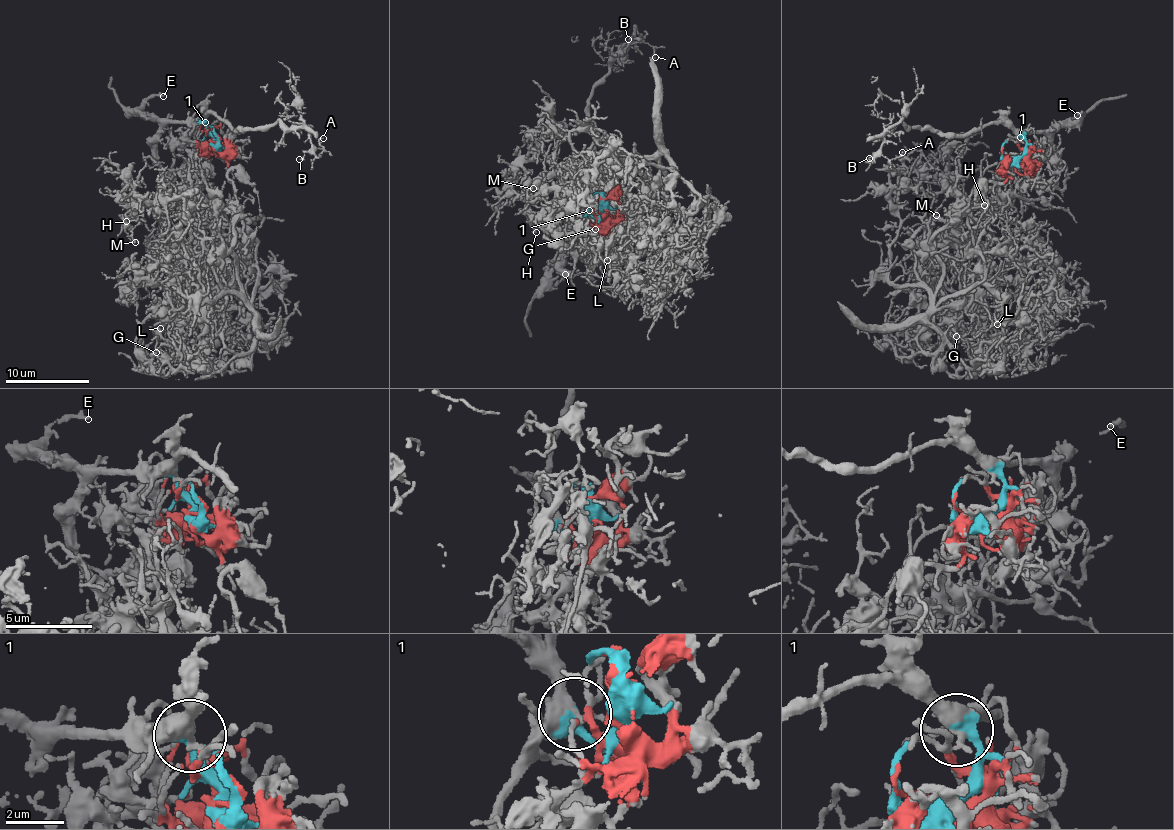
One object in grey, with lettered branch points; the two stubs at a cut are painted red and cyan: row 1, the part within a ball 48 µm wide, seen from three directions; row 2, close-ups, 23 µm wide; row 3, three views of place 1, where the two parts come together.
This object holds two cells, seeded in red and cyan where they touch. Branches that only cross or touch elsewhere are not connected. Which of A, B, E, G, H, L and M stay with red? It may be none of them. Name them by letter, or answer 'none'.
G, H, L, M

